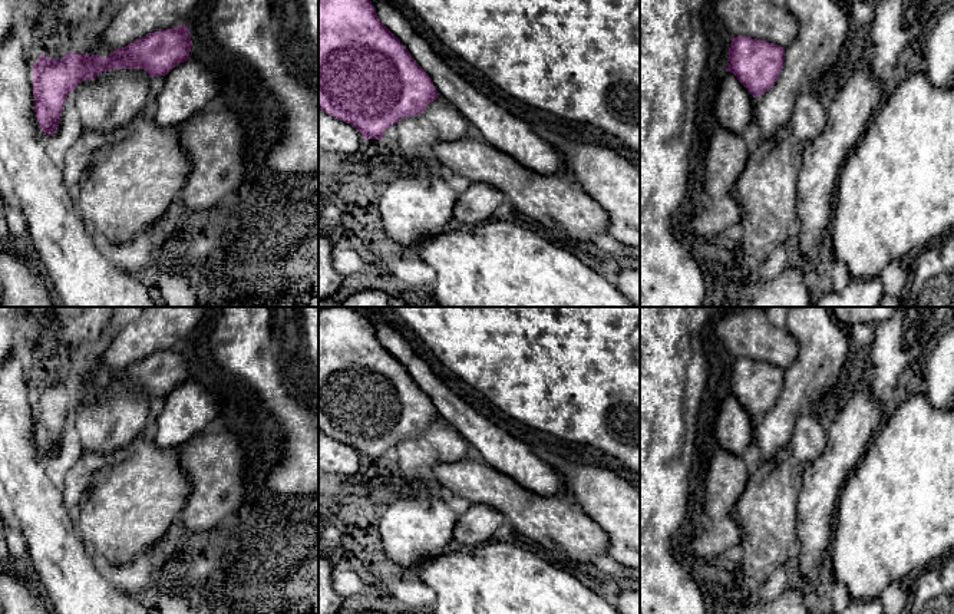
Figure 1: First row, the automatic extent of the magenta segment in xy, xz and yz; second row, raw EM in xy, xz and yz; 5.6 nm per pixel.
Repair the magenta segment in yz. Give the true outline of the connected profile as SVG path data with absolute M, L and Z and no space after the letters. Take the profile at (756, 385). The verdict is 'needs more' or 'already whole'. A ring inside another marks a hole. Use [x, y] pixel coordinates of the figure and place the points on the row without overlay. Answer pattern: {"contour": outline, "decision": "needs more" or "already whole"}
{"contour": "M746 357L732 360L726 393L733 395L753 419L768 413L778 402L785 380L785 370Z", "decision": "already whole"}

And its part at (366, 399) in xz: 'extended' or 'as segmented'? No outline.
as segmented

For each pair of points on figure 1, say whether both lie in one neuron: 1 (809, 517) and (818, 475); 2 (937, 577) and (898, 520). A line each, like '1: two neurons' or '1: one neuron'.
1: one neuron
2: two neurons

